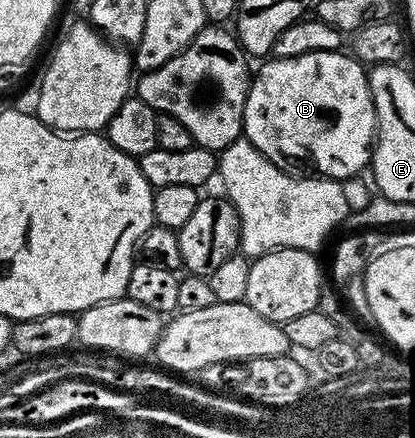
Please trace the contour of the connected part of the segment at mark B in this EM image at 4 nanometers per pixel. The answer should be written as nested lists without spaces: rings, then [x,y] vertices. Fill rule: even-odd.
[[[344,51],[336,52],[312,52],[311,54],[299,54],[295,58],[269,58],[264,61],[265,64],[261,69],[256,69],[255,75],[252,77],[249,85],[249,93],[247,94],[247,102],[243,110],[243,136],[244,139],[252,142],[267,159],[277,162],[280,161],[280,156],[290,156],[293,160],[306,160],[311,167],[314,168],[314,173],[320,174],[322,177],[330,180],[340,180],[348,182],[356,172],[366,171],[367,165],[371,160],[371,153],[377,135],[377,115],[375,114],[375,106],[371,98],[371,90],[369,89],[369,77],[367,75],[366,65],[352,55],[346,54]]]

